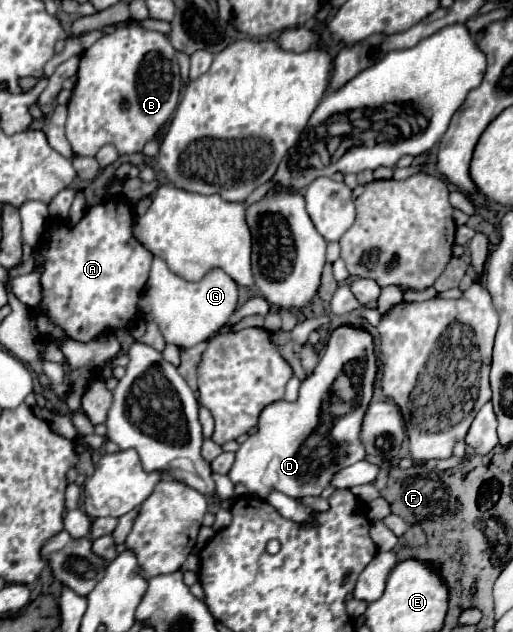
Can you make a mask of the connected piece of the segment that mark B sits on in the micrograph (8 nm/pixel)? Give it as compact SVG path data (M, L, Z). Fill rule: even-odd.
M120 27L116 33L100 37L80 59L78 81L68 101L66 139L72 145L74 155L94 157L106 143L114 145L118 155L140 153L148 141L156 137L160 127L172 117L180 101L180 71L176 51L168 37L158 31L146 31L142 27Z

